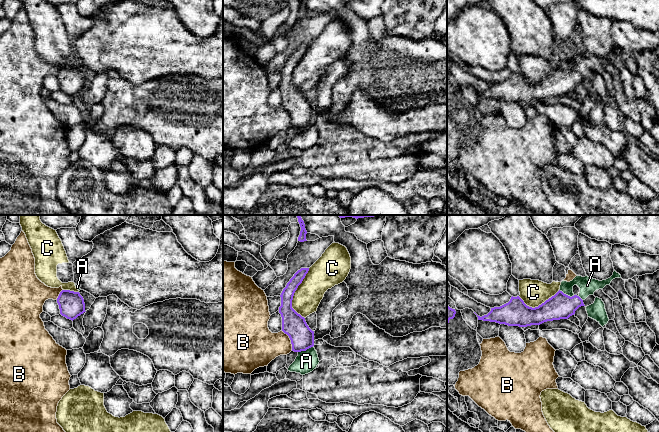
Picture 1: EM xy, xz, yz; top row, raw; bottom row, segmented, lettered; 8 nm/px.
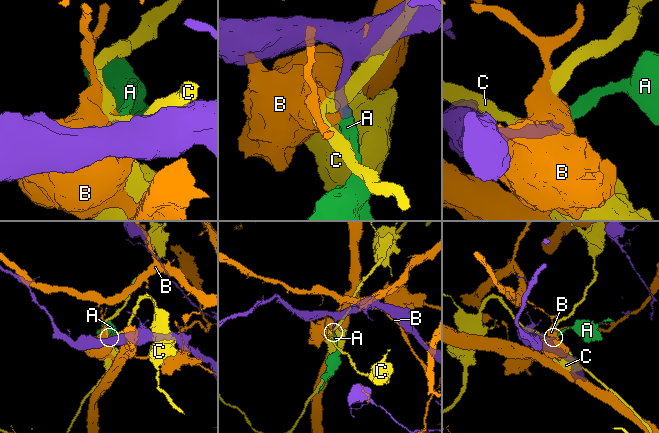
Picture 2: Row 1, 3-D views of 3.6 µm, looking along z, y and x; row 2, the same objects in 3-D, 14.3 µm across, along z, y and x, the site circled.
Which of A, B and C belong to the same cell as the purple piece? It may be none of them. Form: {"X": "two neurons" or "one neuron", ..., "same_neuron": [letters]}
{"A": "one neuron", "B": "two neurons", "C": "two neurons", "same_neuron": ["A"]}

